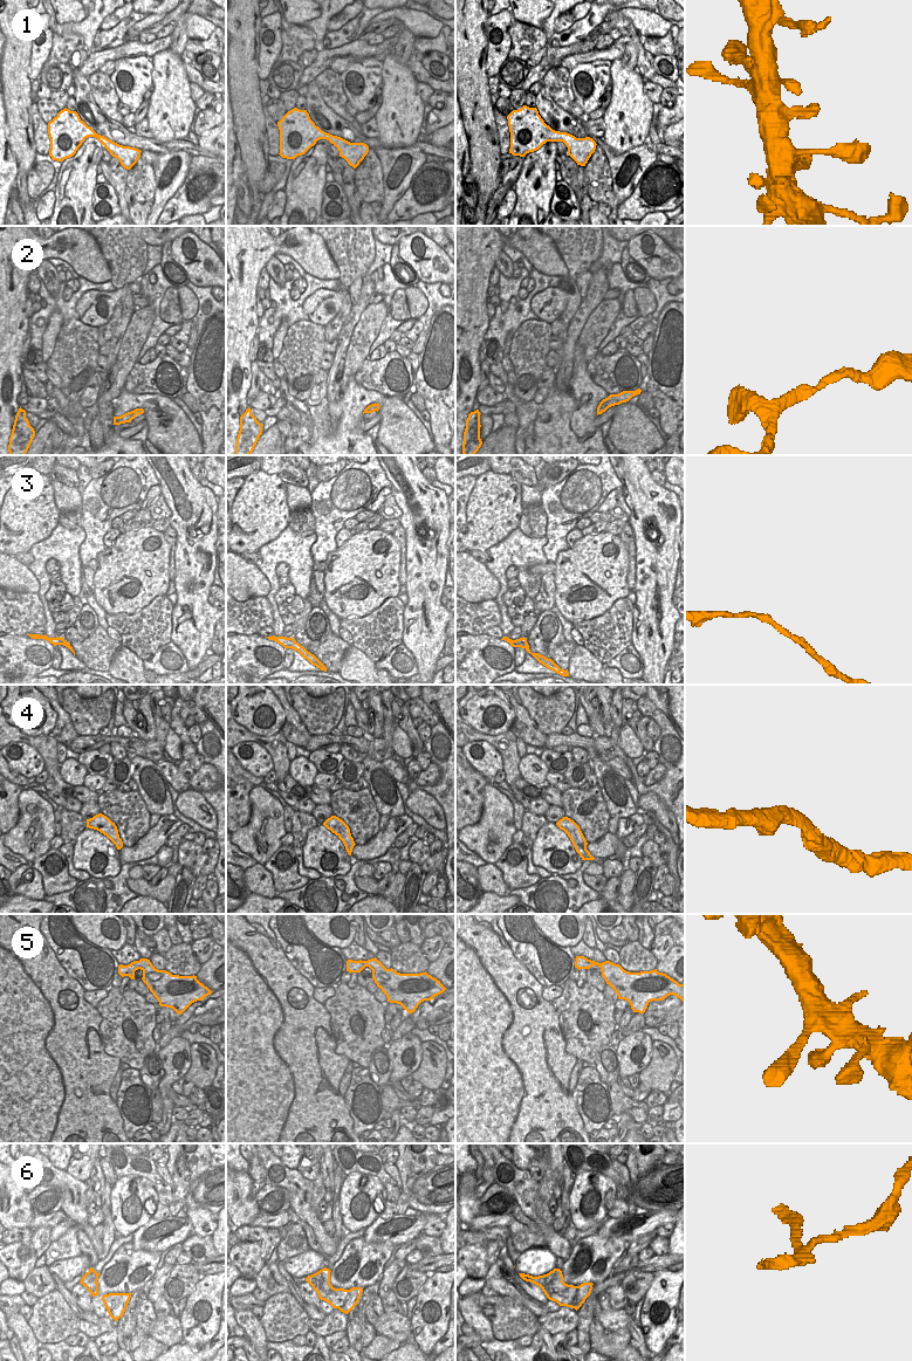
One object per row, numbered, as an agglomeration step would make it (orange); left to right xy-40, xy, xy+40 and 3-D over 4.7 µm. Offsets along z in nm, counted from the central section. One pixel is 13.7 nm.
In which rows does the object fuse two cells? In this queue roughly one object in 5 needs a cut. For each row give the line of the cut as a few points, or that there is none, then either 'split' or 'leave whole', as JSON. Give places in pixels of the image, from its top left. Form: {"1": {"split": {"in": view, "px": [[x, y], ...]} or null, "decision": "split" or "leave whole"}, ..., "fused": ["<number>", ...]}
{"1": {"split": null, "decision": "leave whole"}, "2": {"split": null, "decision": "leave whole"}, "3": {"split": null, "decision": "leave whole"}, "4": {"split": null, "decision": "leave whole"}, "5": {"split": null, "decision": "leave whole"}, "6": {"split": {"in": "xy", "px": [[349, 1290], [345, 1303], [338, 1308]]}, "decision": "split"}, "fused": ["6"]}

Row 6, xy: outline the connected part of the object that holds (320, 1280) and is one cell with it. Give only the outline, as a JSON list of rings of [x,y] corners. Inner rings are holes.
[[[324,1267],[318,1272],[308,1276],[306,1281],[313,1286],[321,1300],[324,1300],[334,1308],[340,1310],[348,1299],[349,1290],[332,1287],[330,1284],[330,1272],[329,1269]]]

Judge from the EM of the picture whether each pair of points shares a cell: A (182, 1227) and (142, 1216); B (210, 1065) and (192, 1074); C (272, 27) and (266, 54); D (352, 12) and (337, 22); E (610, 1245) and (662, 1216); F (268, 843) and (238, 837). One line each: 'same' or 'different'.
A: different
B: same
C: same
D: same
E: different
F: same

